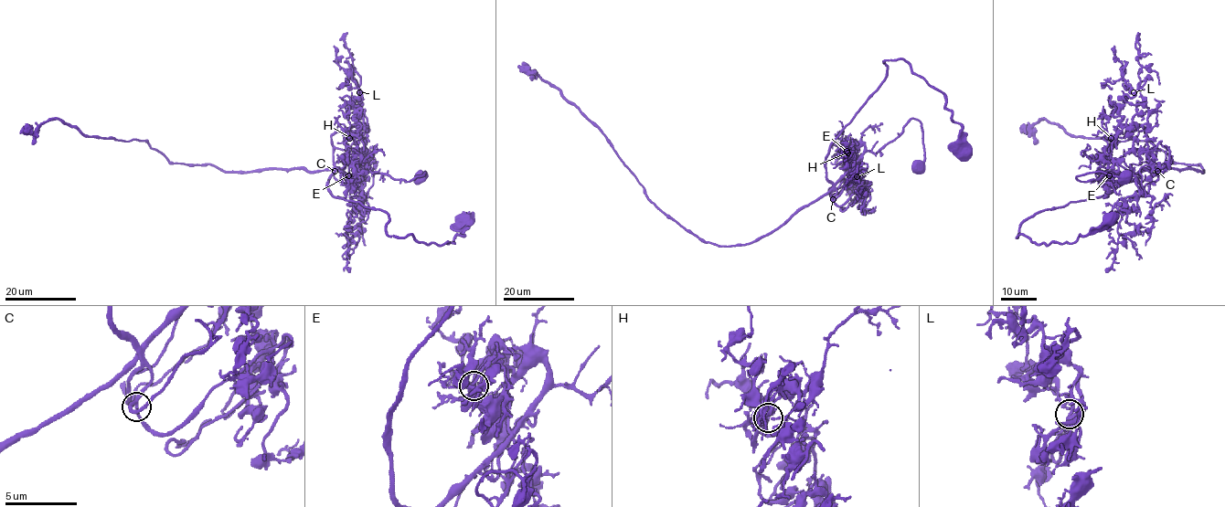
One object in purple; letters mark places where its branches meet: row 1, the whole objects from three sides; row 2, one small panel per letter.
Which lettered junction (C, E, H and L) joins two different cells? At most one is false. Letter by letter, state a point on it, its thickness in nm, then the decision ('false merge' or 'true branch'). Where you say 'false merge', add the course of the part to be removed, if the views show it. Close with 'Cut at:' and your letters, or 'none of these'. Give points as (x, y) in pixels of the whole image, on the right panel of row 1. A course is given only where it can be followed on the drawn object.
C: at (1157, 171); 200 nm thick; true branch
E: at (1109, 175); 120 nm thick; false merge; foreign part runs (1109, 175), (1101, 166), (1127, 175), (1204, 170), (1145, 141), (1071, 136), (1046, 120), (1024, 131)
H: at (1111, 138); 400 nm thick; true branch
L: at (1134, 92); 240 nm thick; true branch
Cut at: E

